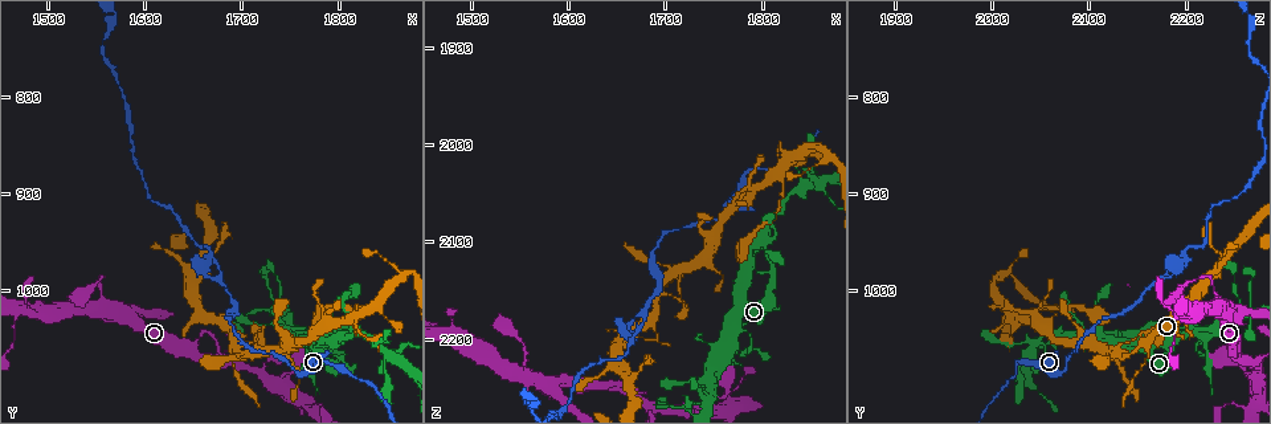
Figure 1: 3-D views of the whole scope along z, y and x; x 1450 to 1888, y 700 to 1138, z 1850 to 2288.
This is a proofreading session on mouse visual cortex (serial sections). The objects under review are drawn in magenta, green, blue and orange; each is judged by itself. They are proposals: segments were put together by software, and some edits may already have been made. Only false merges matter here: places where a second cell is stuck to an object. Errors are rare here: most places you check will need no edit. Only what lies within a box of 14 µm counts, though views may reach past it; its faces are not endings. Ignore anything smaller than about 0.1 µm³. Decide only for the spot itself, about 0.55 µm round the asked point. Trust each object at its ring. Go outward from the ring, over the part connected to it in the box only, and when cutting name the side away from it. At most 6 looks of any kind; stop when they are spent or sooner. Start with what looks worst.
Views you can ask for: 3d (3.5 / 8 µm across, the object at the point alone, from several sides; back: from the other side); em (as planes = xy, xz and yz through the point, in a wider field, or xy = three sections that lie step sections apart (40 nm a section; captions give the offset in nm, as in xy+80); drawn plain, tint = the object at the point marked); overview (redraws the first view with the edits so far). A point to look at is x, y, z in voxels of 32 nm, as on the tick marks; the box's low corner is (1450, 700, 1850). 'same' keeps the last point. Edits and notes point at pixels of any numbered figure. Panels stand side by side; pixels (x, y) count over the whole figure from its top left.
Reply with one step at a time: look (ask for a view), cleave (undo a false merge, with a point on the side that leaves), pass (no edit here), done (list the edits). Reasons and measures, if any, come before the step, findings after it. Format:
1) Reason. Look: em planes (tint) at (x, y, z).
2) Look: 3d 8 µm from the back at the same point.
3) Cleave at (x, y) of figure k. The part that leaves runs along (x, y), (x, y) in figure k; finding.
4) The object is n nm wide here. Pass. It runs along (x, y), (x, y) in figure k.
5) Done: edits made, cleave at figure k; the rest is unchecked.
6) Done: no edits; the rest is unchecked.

Sharp bend. Look: 3d 3.5 µm at (1785, 1075, 2025).

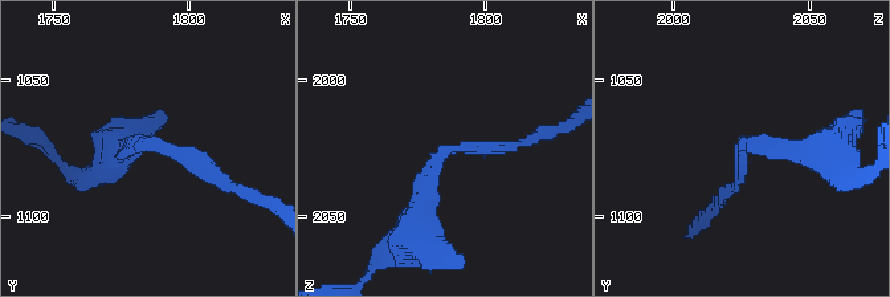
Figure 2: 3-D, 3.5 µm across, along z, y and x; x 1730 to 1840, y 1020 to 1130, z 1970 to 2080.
Look: em xy step 2 (tint) at (1783, 1072, 2028).

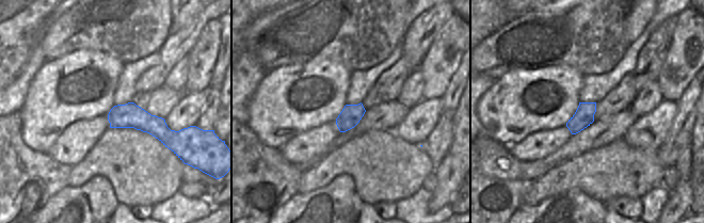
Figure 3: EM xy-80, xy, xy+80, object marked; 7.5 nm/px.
The arms are 150, 300 nm wide. Pass. It runs along (110, 116), (178, 133) in figure 3; one cell here.

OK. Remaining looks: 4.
Narrows sharply. Look: 3d 3.5 µm at (1665, 985, 2185).

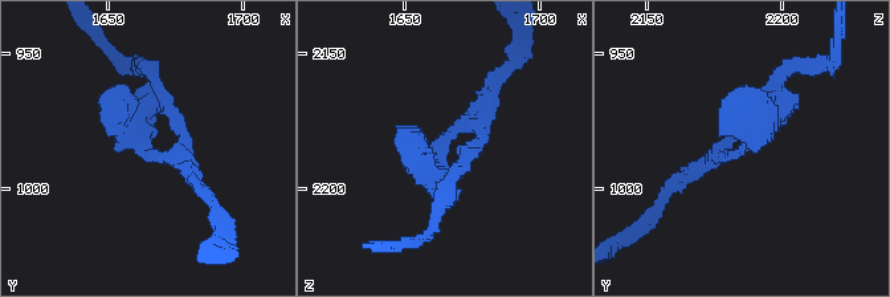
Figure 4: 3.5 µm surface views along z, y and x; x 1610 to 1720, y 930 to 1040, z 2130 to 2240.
Look: em xy step 5 (tint) at (1664, 986, 2185).

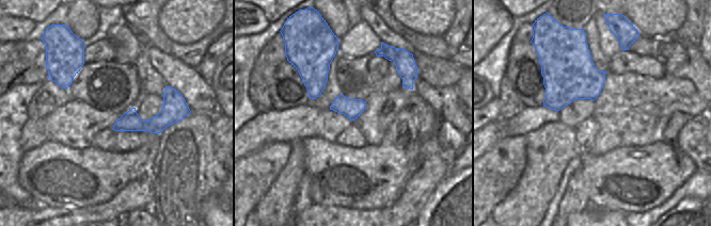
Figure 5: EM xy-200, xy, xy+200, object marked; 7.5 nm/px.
Pass. It runs along (178, 97), (155, 125), (116, 127) in figure 5; all the same cell.

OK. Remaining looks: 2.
Sudden change in width. Look: 3d 3.5 µm at (1800, 1050, 2095).

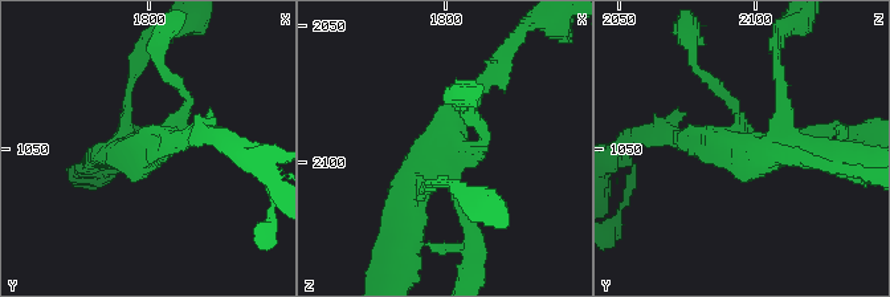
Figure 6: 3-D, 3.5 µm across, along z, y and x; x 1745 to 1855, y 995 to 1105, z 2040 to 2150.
Look: em xy step 2 (tint) at (1796, 1051, 2100).

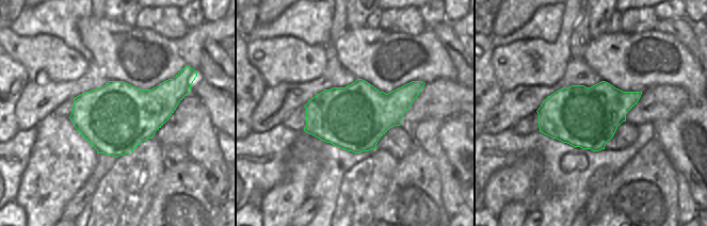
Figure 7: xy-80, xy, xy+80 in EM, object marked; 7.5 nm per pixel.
Pass. One cell here.

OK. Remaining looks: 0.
Done: no edits; the rest is unchecked.

